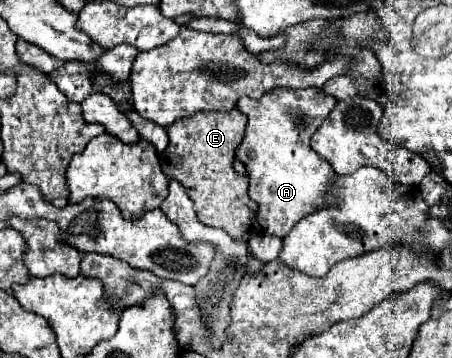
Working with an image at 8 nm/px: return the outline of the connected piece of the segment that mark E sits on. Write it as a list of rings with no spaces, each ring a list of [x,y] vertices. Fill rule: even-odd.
[[[238,110],[196,112],[188,118],[180,118],[166,128],[170,144],[160,154],[160,164],[168,178],[178,180],[186,188],[202,224],[224,228],[234,240],[248,242],[262,230],[256,220],[258,204],[248,196],[248,176],[238,174],[232,166],[234,152],[244,138],[244,130],[246,118]]]

